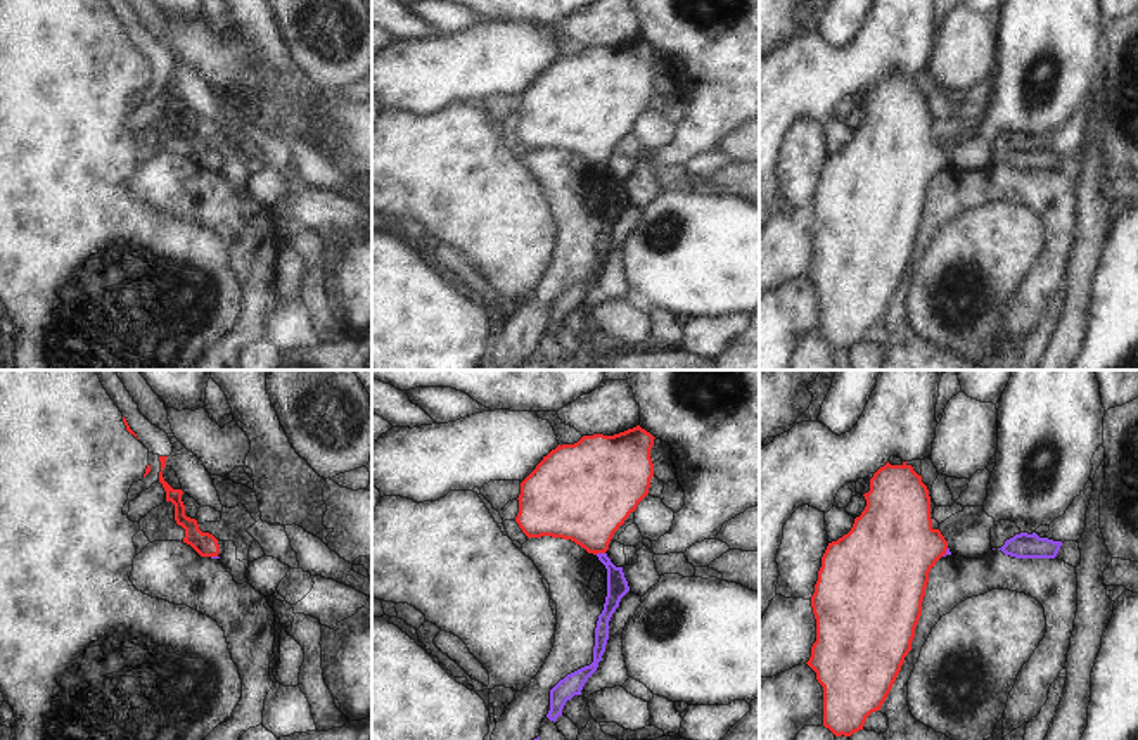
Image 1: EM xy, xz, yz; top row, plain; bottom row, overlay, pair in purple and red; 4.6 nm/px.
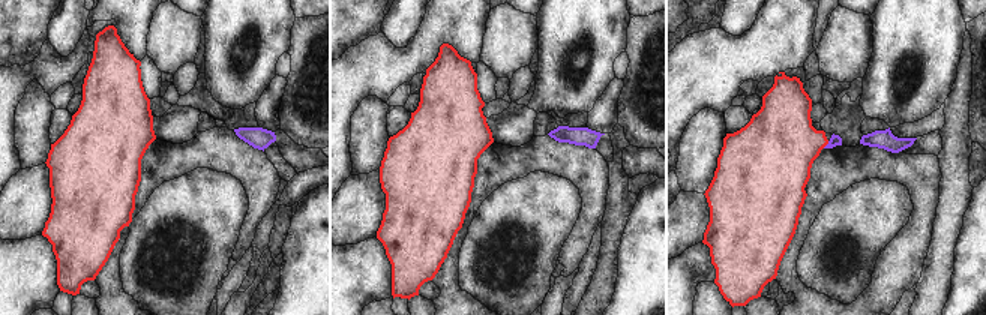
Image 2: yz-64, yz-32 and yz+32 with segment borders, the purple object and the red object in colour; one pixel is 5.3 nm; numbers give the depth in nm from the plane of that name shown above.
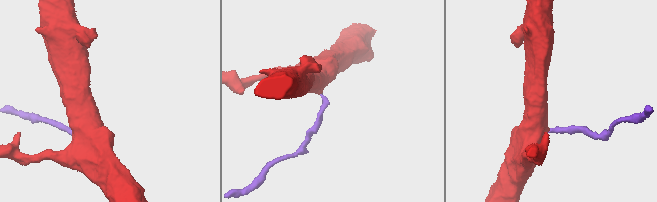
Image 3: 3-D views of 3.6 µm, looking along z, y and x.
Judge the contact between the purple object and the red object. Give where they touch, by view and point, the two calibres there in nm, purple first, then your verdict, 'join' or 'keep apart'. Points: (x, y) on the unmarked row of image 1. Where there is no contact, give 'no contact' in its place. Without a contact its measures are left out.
meets purple in xz at (599, 166); 100 nm thick on the purple side, 380 nm on the other; join

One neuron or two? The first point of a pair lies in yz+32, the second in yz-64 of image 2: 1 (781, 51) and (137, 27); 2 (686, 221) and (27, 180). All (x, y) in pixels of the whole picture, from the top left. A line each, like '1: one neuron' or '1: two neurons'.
1: one neuron
2: one neuron

